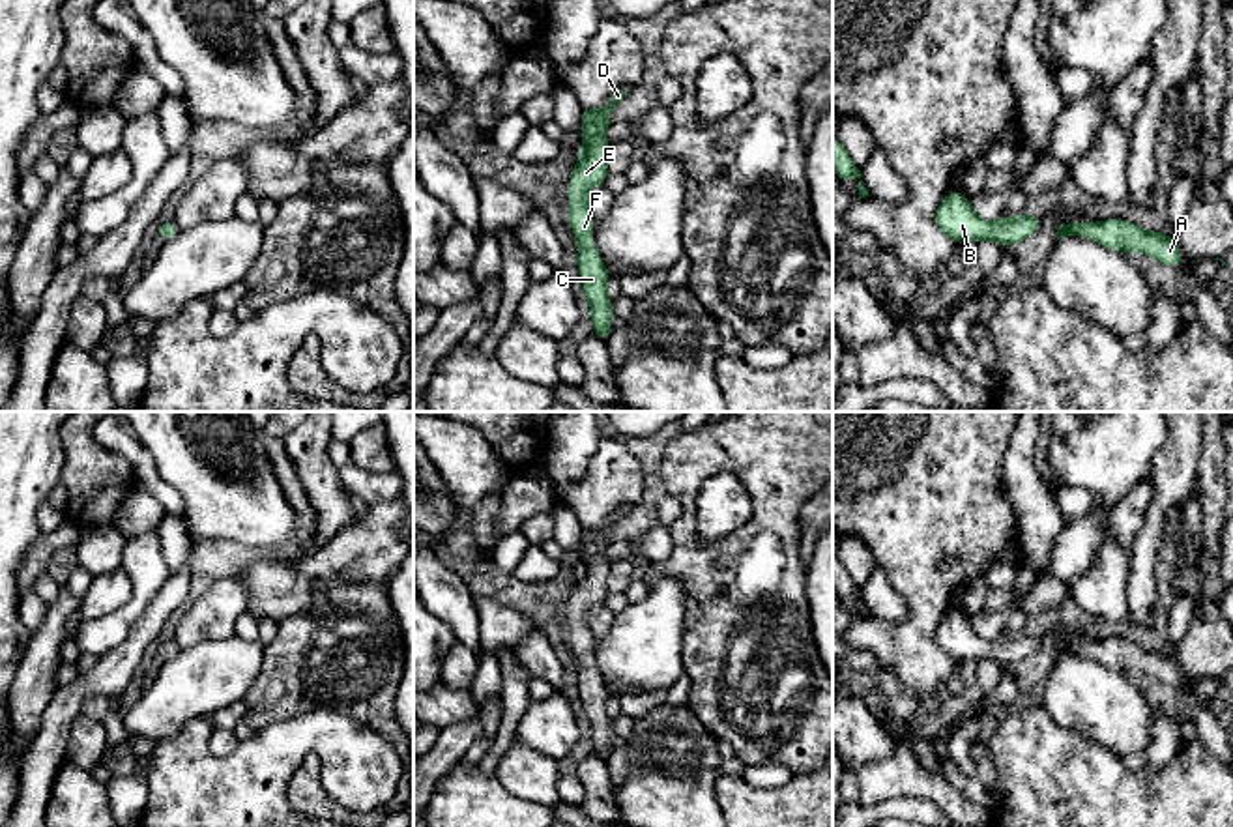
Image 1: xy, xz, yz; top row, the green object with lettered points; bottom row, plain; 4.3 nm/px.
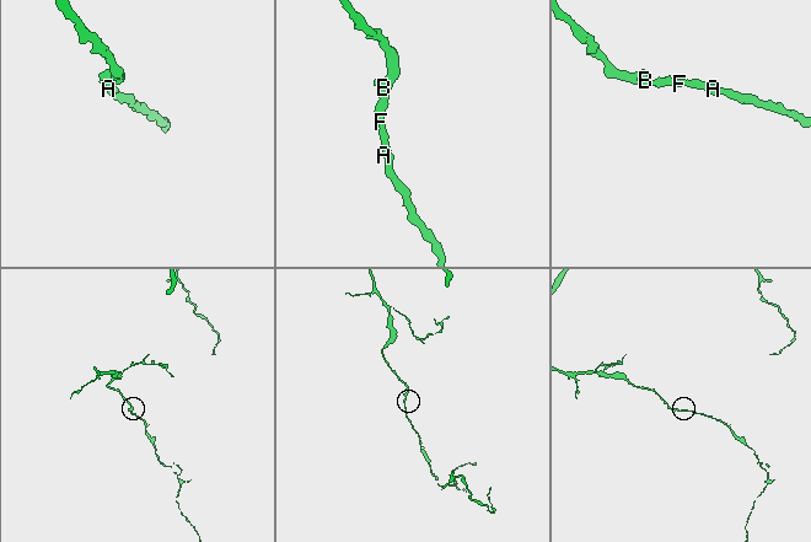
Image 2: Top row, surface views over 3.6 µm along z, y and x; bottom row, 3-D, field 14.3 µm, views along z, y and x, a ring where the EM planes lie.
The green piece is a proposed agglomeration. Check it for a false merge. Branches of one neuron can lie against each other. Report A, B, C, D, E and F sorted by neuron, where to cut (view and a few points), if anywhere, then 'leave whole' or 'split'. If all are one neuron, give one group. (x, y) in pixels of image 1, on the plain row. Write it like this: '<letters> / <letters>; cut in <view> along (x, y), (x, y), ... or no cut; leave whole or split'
A B C D E F; no cut; leave whole

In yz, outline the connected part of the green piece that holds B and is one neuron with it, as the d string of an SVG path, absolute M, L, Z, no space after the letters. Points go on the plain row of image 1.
M950 610L934 632L934 642L956 664L962 660L992 659L1001 666L1016 664L1042 646L1040 634L1022 632L1020 636L1001 636L982 640L962 610Z

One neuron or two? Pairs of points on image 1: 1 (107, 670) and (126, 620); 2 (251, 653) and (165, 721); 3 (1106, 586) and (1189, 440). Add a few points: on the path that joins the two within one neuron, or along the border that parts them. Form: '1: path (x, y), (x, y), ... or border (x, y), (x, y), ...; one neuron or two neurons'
1: border (143, 609), (130, 633), (100, 655); two neurons
2: path (231, 667), (210, 676), (186, 700); one neuron
3: border (1131, 549), (1131, 571), (1125, 592); two neurons

